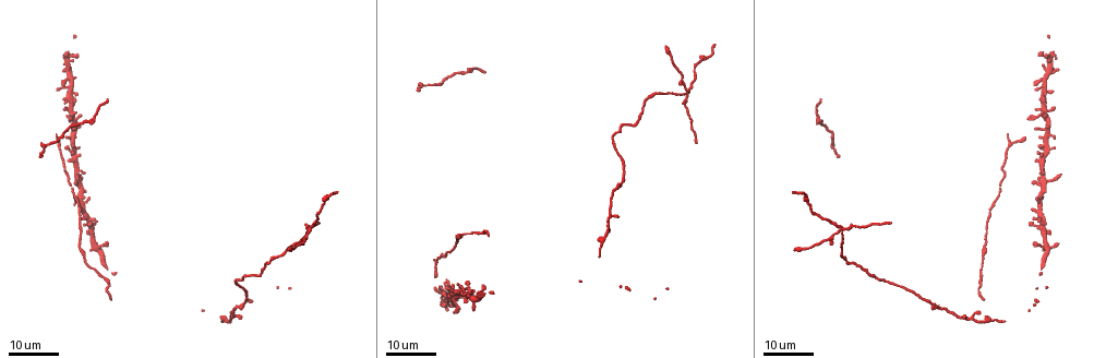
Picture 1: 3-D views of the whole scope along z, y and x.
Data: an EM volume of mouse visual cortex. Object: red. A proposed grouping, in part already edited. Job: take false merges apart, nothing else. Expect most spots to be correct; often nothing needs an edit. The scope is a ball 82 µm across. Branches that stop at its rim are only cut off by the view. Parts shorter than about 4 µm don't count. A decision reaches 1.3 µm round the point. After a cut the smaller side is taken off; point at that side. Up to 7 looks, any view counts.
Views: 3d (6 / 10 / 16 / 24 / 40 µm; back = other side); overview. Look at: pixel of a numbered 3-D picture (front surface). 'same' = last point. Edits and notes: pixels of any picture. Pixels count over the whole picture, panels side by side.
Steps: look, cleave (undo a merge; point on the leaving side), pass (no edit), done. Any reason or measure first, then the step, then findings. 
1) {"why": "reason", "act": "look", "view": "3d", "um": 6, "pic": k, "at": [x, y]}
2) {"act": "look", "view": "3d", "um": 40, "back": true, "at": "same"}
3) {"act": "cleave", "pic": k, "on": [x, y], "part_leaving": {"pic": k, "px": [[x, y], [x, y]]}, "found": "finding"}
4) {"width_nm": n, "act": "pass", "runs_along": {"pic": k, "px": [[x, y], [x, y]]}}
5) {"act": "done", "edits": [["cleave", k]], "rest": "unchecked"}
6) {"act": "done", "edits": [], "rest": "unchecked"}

{"why": "thick turns thin", "act": "look", "view": "3d", "um": 16, "pic": 1, "at": [850, 264]}

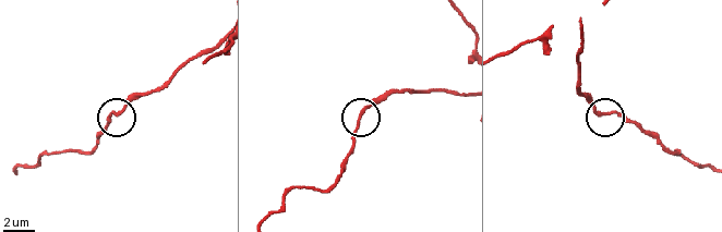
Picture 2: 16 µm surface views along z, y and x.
{"act": "look", "view": "3d", "um": 10, "pic": 2, "at": [598, 113]}

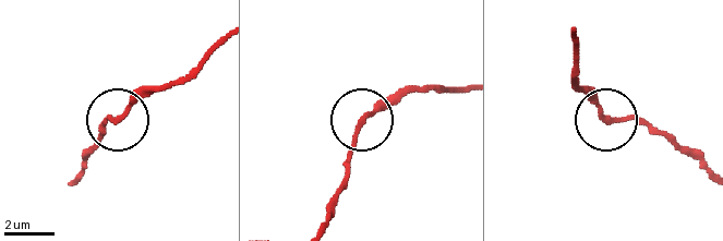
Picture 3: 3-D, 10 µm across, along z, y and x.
{"act": "pass", "found": "all the same neuron"}

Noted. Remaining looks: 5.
{"why": "four or more arms meet", "act": "look", "view": "3d", "um": 16, "pic": 1, "at": [839, 228]}

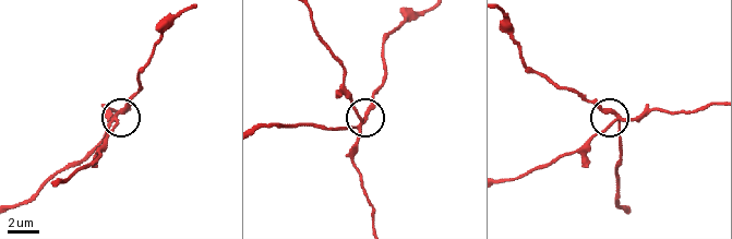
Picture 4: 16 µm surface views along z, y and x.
{"act": "look", "view": "3d", "um": 6, "pic": 4, "at": [615, 116]}

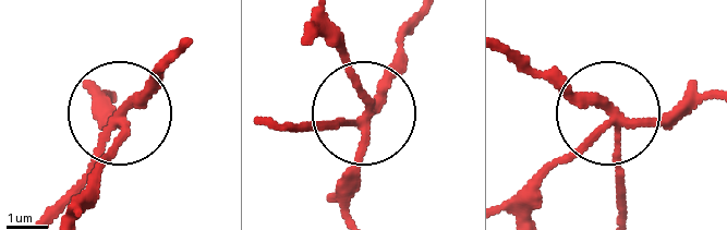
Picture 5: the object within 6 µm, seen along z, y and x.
{"width_nm": 210, "act": "cleave", "pic": 5, "on": [353, 185], "part_leaving": {"pic": 5, "px": [[361, 121], [361, 94], [326, 10]]}, "found": "a second neuron is stuck on"}

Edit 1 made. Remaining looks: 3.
{"why": "sudden change in width", "act": "look", "view": "3d", "um": 16, "pic": 1, "at": [257, 274]}

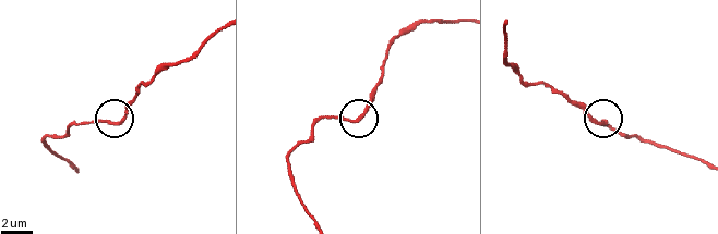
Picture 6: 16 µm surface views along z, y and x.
{"act": "look", "view": "3d", "um": 6, "pic": 6, "at": [363, 114]}

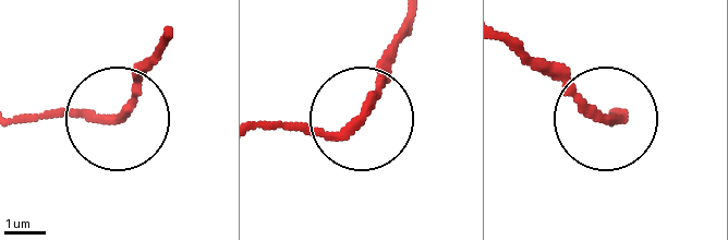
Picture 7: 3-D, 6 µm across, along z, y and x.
{"act": "pass", "runs_along": {"pic": 7, "px": [[266, 126], [339, 133], [409, 36]]}, "found": "one neuron here"}

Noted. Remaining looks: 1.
{"act": "done", "edits": [["cleave", 5]], "rest": "unchecked"}

